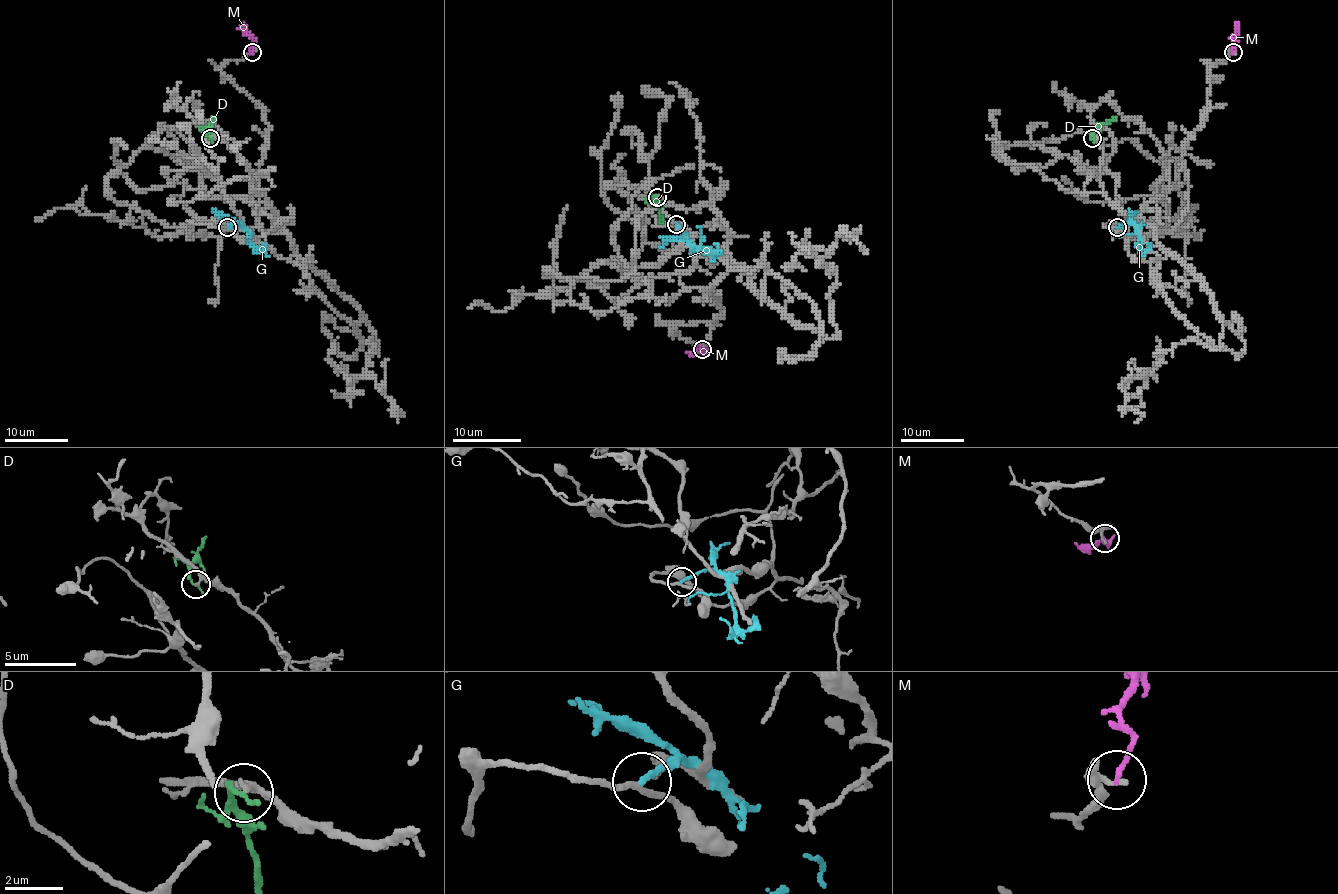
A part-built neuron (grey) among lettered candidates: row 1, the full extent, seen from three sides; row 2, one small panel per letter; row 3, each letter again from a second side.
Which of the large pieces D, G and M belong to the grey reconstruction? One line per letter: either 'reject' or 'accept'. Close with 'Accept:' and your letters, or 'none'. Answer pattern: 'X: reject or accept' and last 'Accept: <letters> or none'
D: reject
G: reject
M: reject
Accept: none

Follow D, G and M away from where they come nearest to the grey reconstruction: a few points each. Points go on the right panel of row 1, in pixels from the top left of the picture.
D: (1093, 138), (1093, 133), (1102, 124), (1117, 118)
G: (1117, 228), (1131, 222), (1139, 233), (1140, 251), (1134, 244)
M: (1233, 51), (1238, 23)

